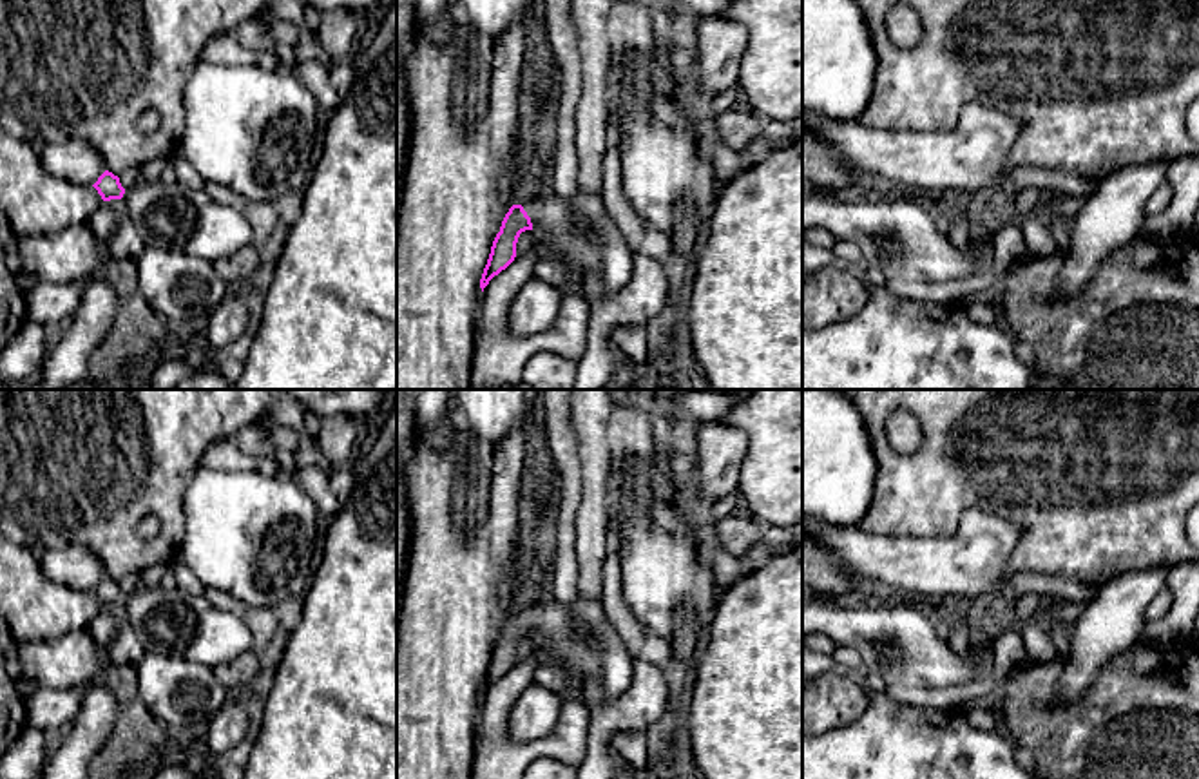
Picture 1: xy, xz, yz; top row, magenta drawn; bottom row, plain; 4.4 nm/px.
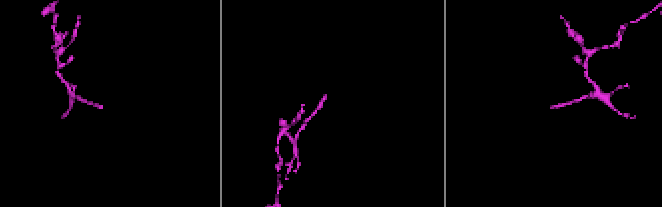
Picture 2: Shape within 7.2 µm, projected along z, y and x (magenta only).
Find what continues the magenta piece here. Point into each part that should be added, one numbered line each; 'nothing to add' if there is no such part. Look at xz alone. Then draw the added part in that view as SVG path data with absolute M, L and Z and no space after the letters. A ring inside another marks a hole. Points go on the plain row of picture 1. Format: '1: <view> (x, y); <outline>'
1: xz (580, 636); M547 592L522 612L542 656L561 663L580 692L589 679L600 679L612 699L641 685L643 668L628 654L600 600L578 594L572 603L560 603Z

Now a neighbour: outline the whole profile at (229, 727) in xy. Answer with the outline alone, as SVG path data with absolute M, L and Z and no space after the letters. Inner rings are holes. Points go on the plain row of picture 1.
M246 692L232 694L225 707L214 716L203 739L208 754L225 754L245 741L250 716L245 708Z

